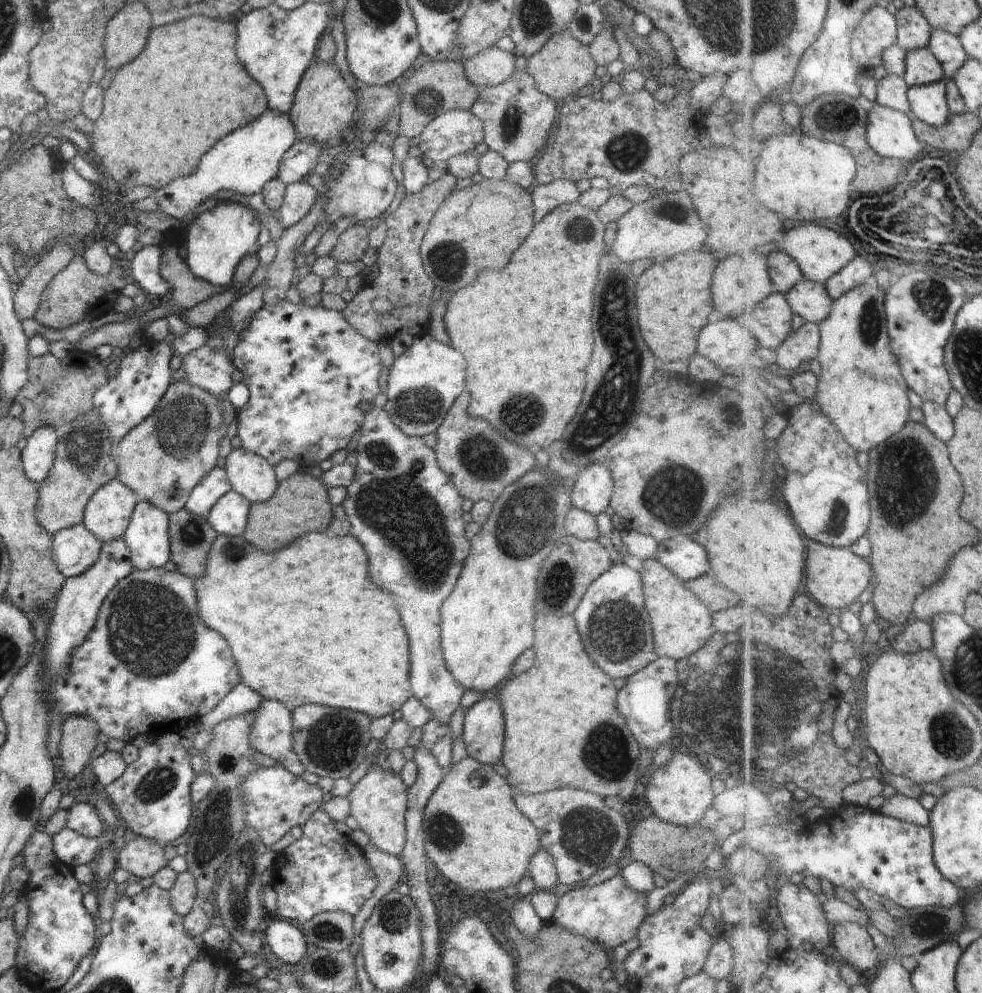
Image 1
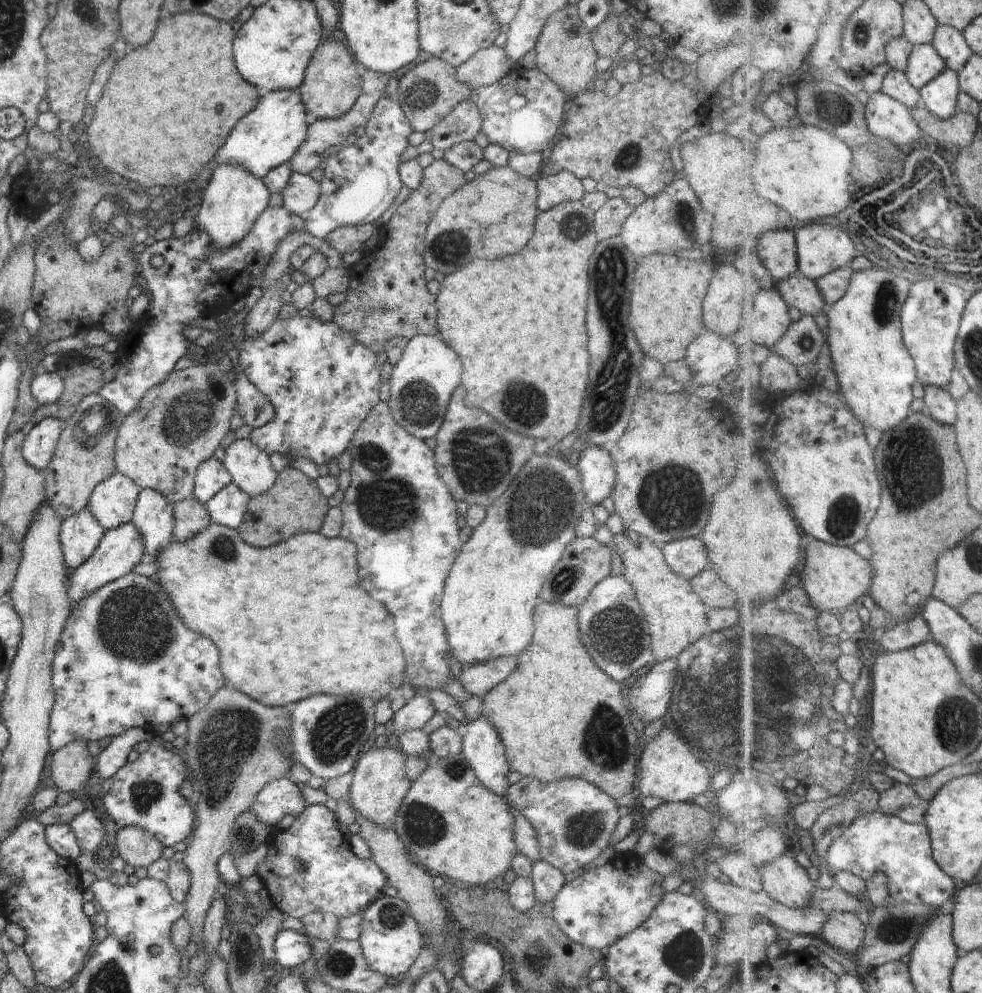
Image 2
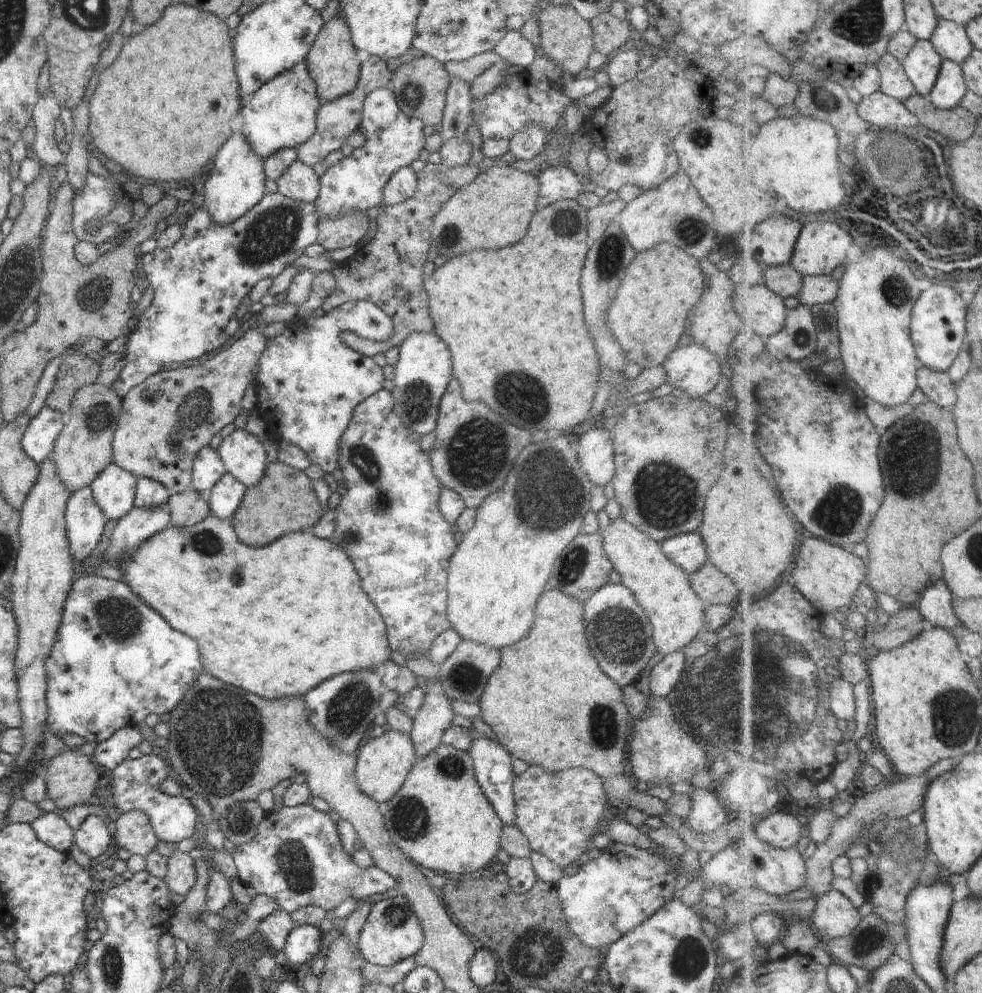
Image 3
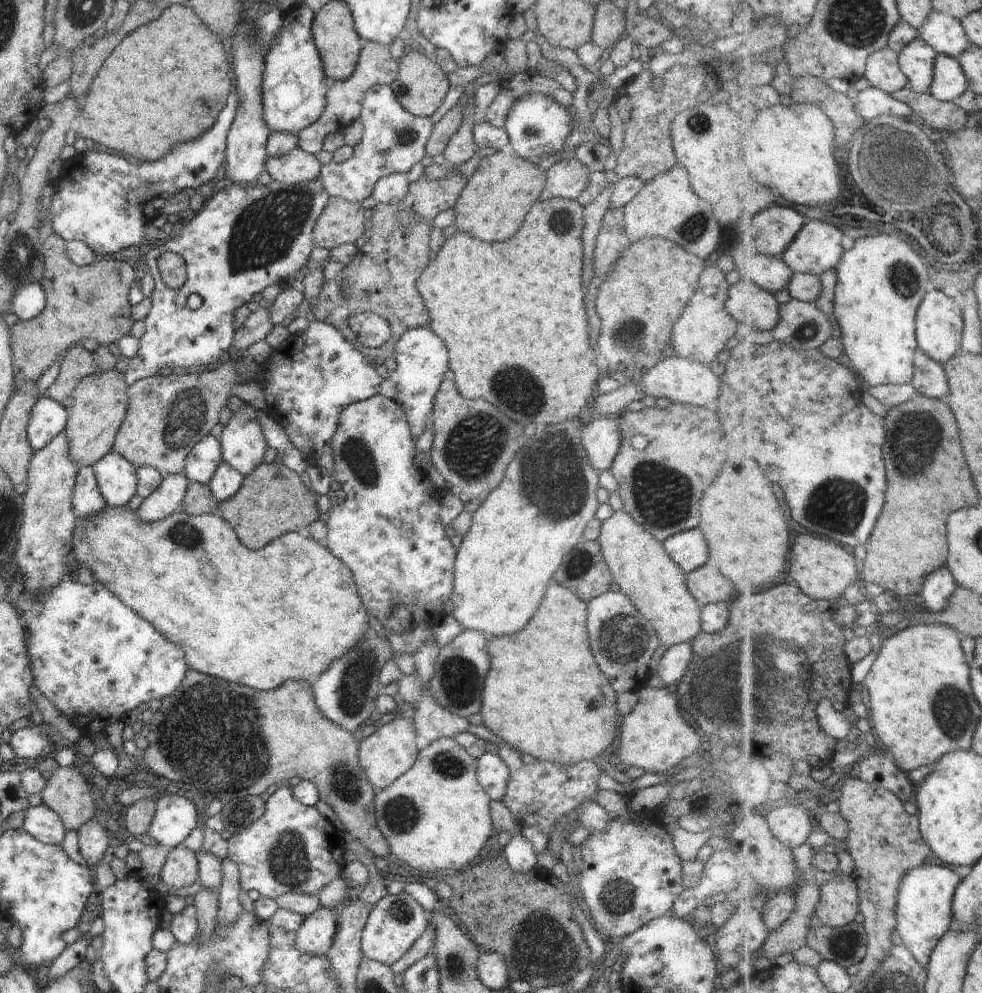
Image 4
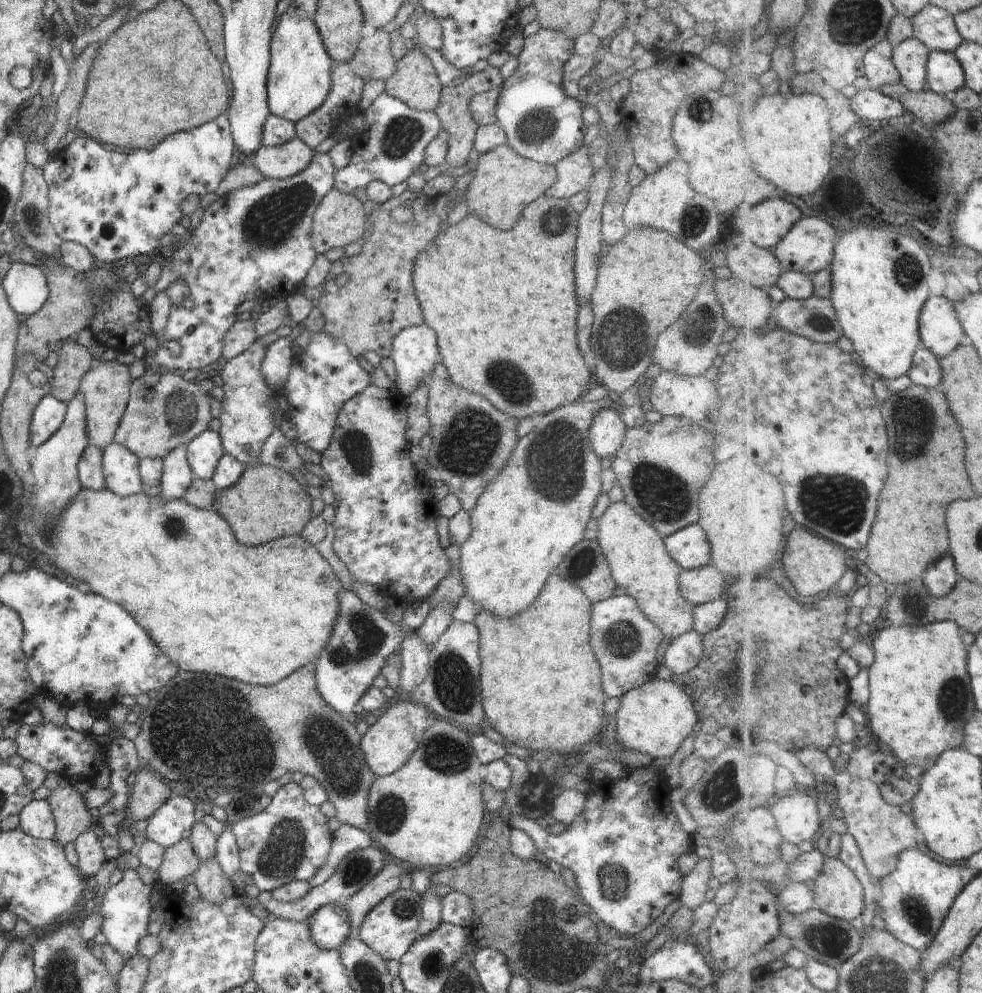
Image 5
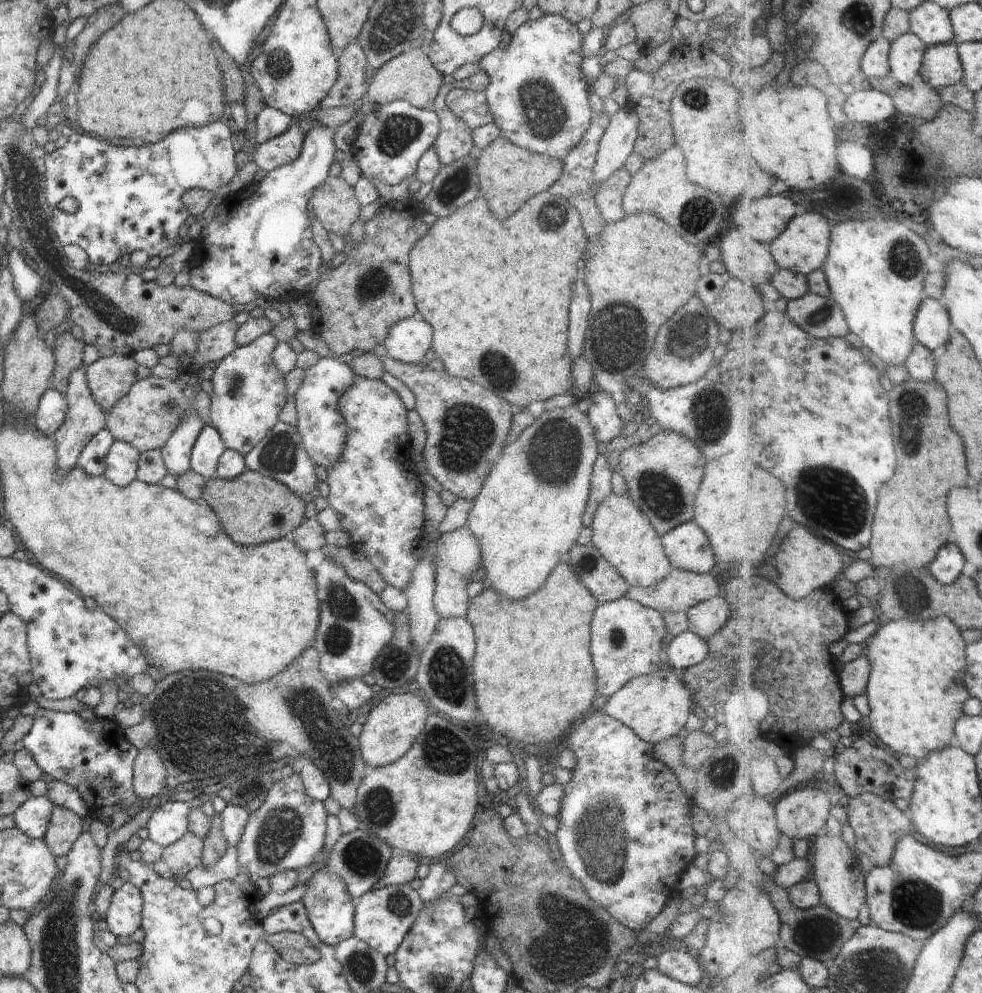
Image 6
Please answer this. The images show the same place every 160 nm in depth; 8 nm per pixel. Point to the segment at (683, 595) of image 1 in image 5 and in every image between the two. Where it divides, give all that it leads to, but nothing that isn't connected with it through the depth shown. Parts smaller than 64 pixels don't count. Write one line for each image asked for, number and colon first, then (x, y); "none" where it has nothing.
2: (676, 616)
3: (663, 590)
4: (654, 583)
5: (639, 563)

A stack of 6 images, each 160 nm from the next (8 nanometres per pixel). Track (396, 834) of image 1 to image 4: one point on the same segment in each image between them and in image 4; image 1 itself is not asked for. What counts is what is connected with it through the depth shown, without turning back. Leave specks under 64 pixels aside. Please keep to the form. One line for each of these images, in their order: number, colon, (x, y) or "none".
2: (380, 782)
3: (383, 762)
4: (391, 751)

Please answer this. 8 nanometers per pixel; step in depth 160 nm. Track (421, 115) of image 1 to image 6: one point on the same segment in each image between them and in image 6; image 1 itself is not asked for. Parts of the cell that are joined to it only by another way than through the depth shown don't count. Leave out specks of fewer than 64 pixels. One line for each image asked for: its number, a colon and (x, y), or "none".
2: (428, 92)
3: (420, 86)
4: (420, 87)
5: (415, 83)
6: (410, 76)

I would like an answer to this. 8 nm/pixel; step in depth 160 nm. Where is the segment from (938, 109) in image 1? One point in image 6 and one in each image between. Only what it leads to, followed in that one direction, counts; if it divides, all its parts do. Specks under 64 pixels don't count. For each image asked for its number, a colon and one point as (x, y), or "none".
2: (941, 96)
3: (952, 87)
4: (951, 82)
5: (947, 74)
6: (943, 67)

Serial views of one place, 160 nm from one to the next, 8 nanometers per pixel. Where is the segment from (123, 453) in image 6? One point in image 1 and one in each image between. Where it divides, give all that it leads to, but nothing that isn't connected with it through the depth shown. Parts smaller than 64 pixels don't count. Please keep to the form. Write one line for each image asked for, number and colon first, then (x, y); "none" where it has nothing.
1: (108, 512)
2: (112, 502)
3: (114, 489)
4: (117, 482)
5: (121, 468)

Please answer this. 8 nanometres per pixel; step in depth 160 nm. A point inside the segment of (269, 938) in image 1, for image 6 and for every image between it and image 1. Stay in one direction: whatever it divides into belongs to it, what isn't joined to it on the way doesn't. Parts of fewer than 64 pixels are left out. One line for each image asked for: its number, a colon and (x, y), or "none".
2: (292, 948)
3: (302, 944)
4: (315, 936)
5: (329, 926)
6: (330, 909)

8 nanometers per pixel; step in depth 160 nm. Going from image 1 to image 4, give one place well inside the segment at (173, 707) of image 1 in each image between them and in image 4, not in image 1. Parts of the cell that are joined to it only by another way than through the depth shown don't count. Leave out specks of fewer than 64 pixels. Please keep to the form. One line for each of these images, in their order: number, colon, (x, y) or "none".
2: (123, 660)
3: (114, 660)
4: (94, 659)

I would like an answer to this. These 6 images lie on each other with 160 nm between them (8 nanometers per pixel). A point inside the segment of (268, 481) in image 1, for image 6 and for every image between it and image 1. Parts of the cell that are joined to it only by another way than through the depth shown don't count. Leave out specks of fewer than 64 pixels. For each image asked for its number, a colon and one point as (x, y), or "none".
2: (250, 469)
3: (243, 454)
4: (243, 446)
5: (246, 422)
6: (248, 393)

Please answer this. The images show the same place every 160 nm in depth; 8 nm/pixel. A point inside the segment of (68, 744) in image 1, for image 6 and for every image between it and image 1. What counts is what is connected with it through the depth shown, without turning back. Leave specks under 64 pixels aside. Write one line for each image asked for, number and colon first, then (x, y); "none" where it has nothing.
2: (71, 766)
3: (70, 777)
4: (68, 793)
5: (72, 816)
6: (64, 828)

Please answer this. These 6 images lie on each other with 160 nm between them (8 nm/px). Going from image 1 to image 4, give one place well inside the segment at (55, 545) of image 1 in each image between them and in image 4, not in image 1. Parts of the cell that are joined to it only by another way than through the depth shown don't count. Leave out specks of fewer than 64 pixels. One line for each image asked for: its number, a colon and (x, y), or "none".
2: (80, 533)
3: (84, 519)
4: (86, 500)

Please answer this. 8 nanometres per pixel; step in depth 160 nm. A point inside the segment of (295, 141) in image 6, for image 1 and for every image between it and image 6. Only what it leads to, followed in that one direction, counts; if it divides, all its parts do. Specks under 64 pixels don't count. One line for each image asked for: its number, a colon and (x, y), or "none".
1: (300, 197)
2: (301, 193)
3: (299, 181)
4: (298, 166)
5: (278, 162)

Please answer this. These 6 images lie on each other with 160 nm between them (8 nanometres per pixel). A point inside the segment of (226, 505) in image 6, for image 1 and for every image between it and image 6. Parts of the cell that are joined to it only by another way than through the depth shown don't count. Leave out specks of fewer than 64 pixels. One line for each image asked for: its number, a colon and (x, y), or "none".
1: (300, 504)
2: (294, 504)
3: (284, 501)
4: (273, 500)
5: (267, 503)

